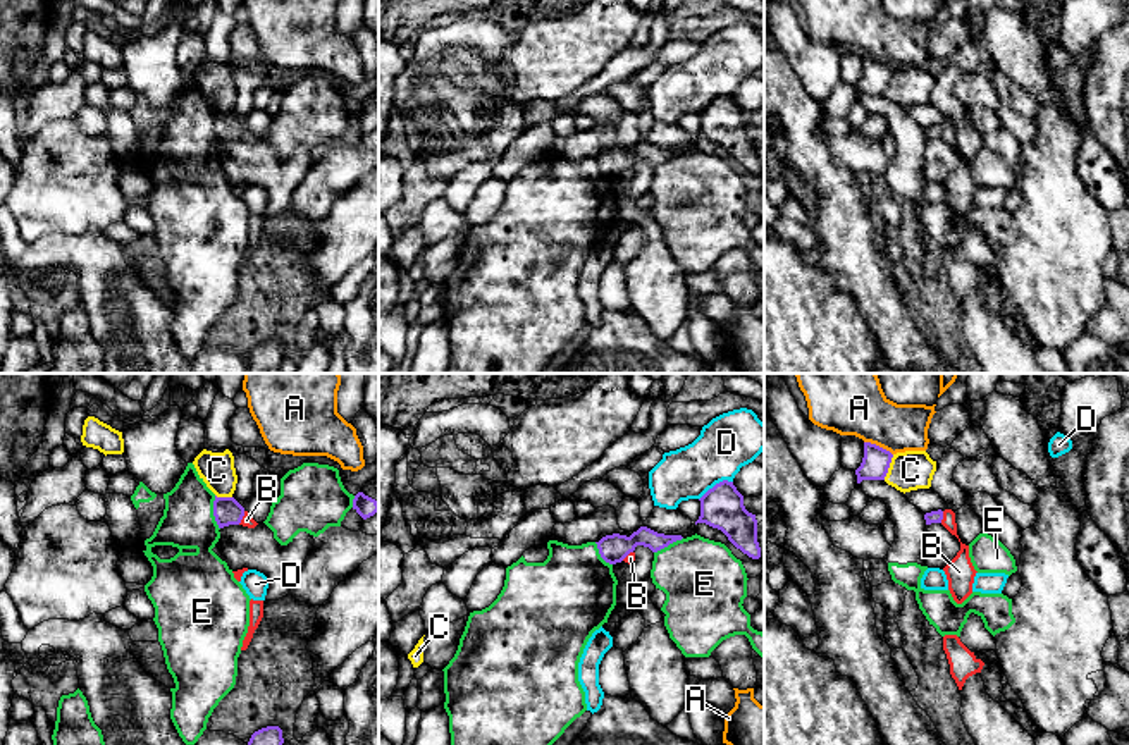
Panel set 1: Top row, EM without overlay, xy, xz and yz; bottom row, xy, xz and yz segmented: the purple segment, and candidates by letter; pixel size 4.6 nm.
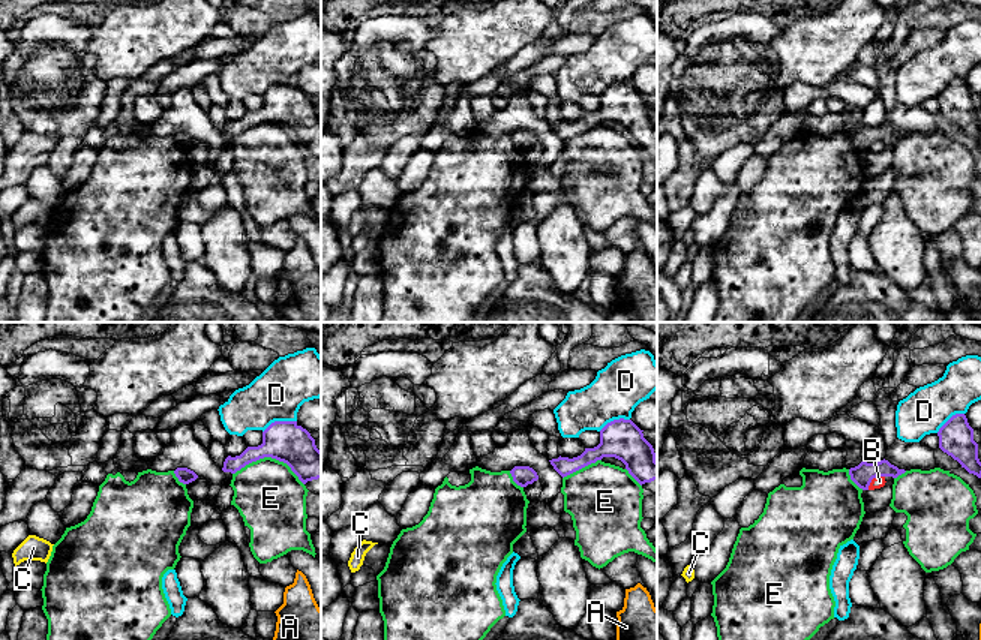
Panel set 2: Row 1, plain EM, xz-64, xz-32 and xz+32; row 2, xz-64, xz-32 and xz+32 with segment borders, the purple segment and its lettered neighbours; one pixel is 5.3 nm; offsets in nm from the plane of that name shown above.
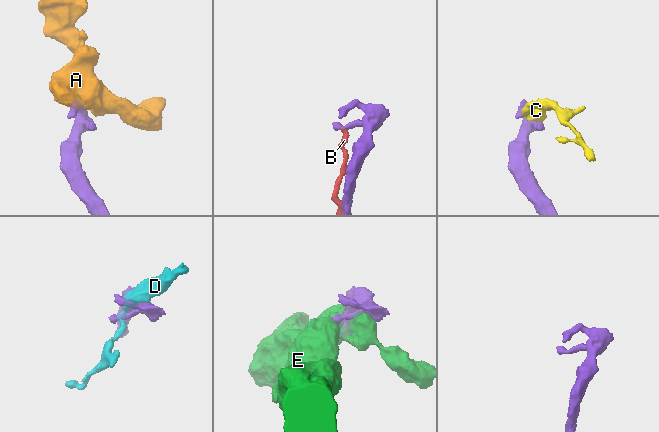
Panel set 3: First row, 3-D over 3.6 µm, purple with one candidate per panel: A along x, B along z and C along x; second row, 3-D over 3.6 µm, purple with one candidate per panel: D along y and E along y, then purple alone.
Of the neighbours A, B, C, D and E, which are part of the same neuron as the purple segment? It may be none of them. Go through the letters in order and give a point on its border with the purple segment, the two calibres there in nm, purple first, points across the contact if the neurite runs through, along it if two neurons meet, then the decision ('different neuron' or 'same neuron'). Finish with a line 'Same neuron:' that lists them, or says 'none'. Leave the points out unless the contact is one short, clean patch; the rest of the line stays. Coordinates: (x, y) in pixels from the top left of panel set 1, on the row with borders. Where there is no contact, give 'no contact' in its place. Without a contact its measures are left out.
A: yz (878, 446) | 130/320 nm | along yz (864, 441), (875, 443), (892, 455) | different neuron
B: xy (241, 518) | 130/50 nm | different neuron
C: yz (888, 467) | 130/190 nm | different neuron
D: xz (716, 484) | 200/260 nm | along xz (732, 480), (715, 484), (699, 499) | different neuron
E: xy (214, 513) | 130/240 nm | different neuron
Same neuron: none

